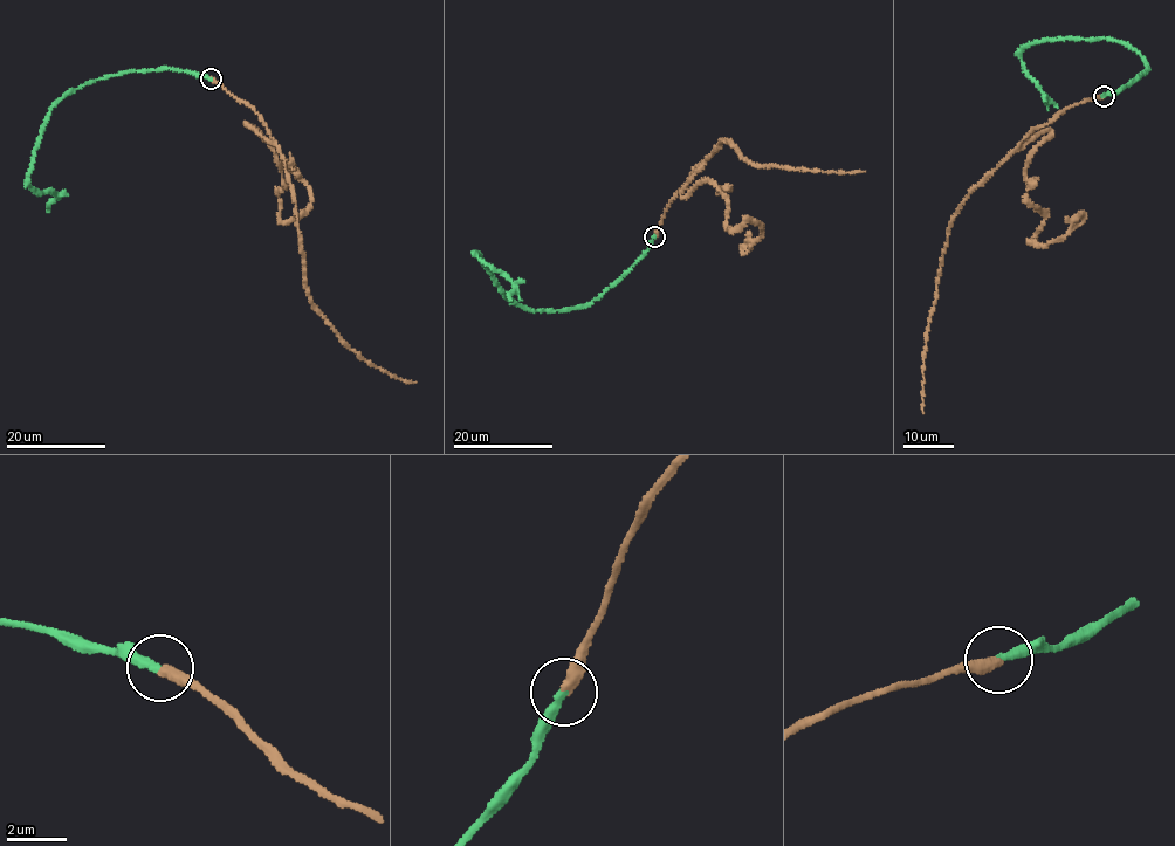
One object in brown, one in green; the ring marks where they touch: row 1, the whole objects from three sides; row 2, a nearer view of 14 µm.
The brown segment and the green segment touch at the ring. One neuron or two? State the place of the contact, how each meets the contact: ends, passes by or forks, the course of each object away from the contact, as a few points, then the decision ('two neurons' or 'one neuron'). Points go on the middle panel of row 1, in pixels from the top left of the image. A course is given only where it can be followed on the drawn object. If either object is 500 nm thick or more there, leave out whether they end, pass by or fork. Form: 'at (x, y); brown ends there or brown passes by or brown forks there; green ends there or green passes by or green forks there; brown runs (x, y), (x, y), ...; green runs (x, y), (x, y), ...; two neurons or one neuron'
at (654, 236); brown ends there; green ends there; brown runs (654, 238), (666, 205), (685, 185), (692, 169), (722, 140), (729, 142), (742, 159), (761, 166), (865, 171); green runs (654, 238), (602, 295), (589, 304), (552, 311), (522, 308), (506, 296), (476, 254), (513, 284), (509, 302); one neuron

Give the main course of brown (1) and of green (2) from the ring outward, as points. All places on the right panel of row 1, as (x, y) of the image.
1: (1104, 96), (1076, 103), (1031, 129), (970, 192), (950, 221), (928, 329), (922, 414)
2: (1104, 96), (1143, 75), (1148, 68), (1141, 54), (1100, 39), (1036, 42), (1021, 53), (1021, 61), (1048, 109)

